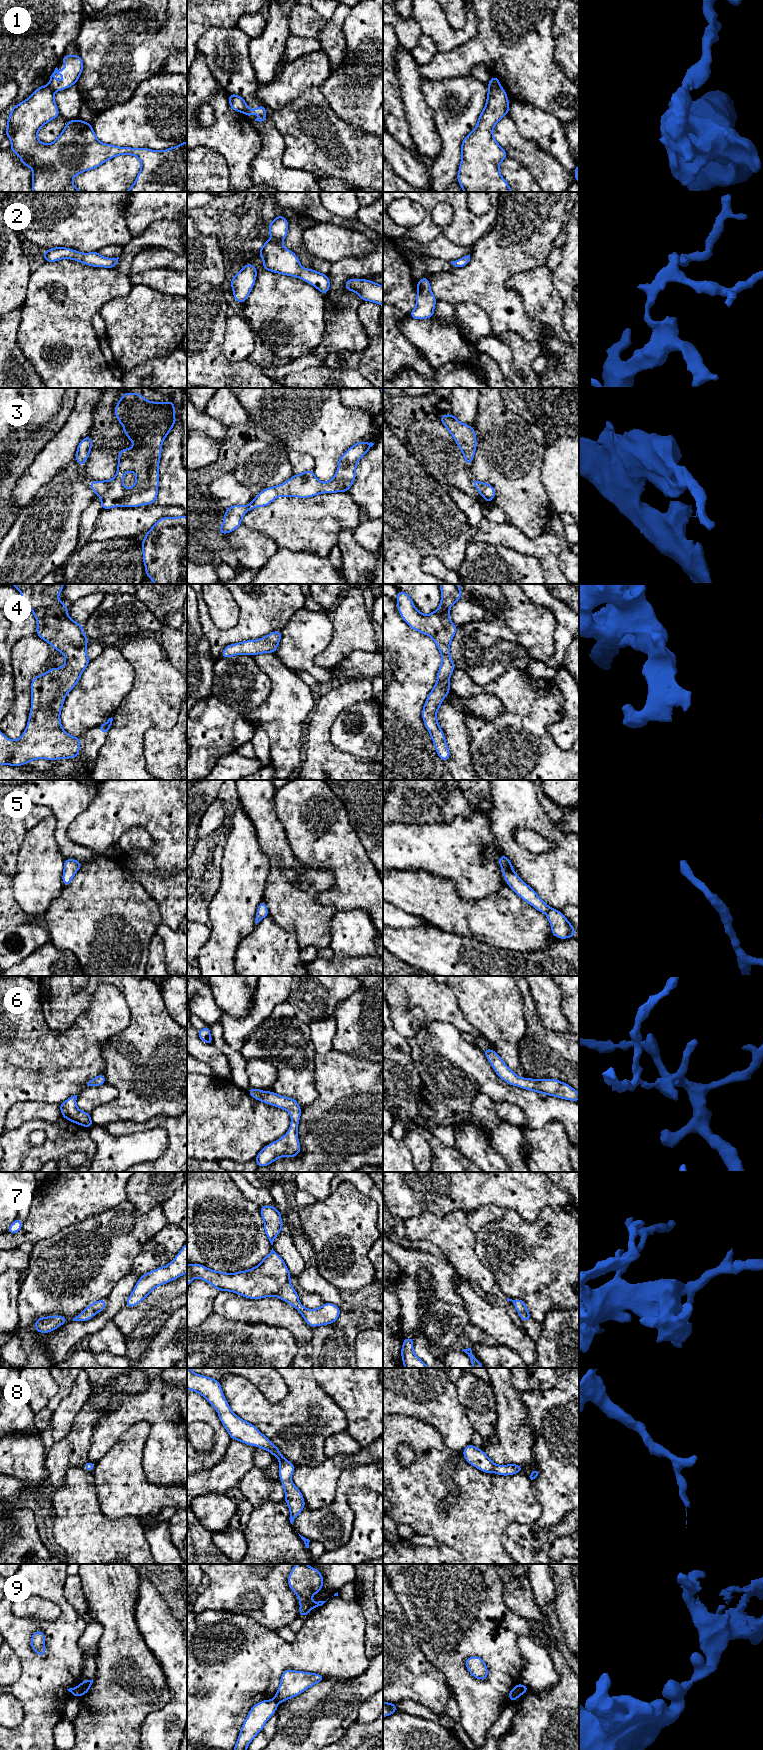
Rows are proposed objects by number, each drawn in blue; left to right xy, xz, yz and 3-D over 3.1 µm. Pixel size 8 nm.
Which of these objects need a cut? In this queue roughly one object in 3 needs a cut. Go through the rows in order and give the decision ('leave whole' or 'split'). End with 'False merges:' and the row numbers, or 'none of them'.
1: split
2: leave whole
3: leave whole
4: leave whole
5: leave whole
6: leave whole
7: leave whole
8: leave whole
9: split
False merges: 1, 9

